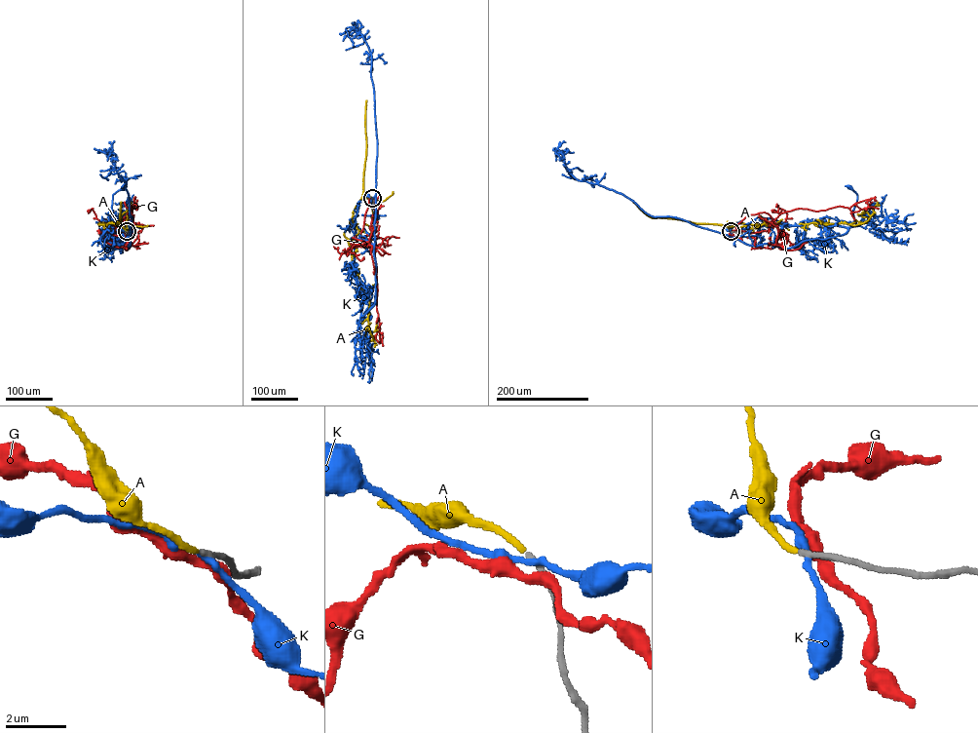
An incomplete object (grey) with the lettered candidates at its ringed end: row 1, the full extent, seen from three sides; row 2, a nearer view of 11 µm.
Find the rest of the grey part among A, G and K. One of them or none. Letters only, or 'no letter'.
A

